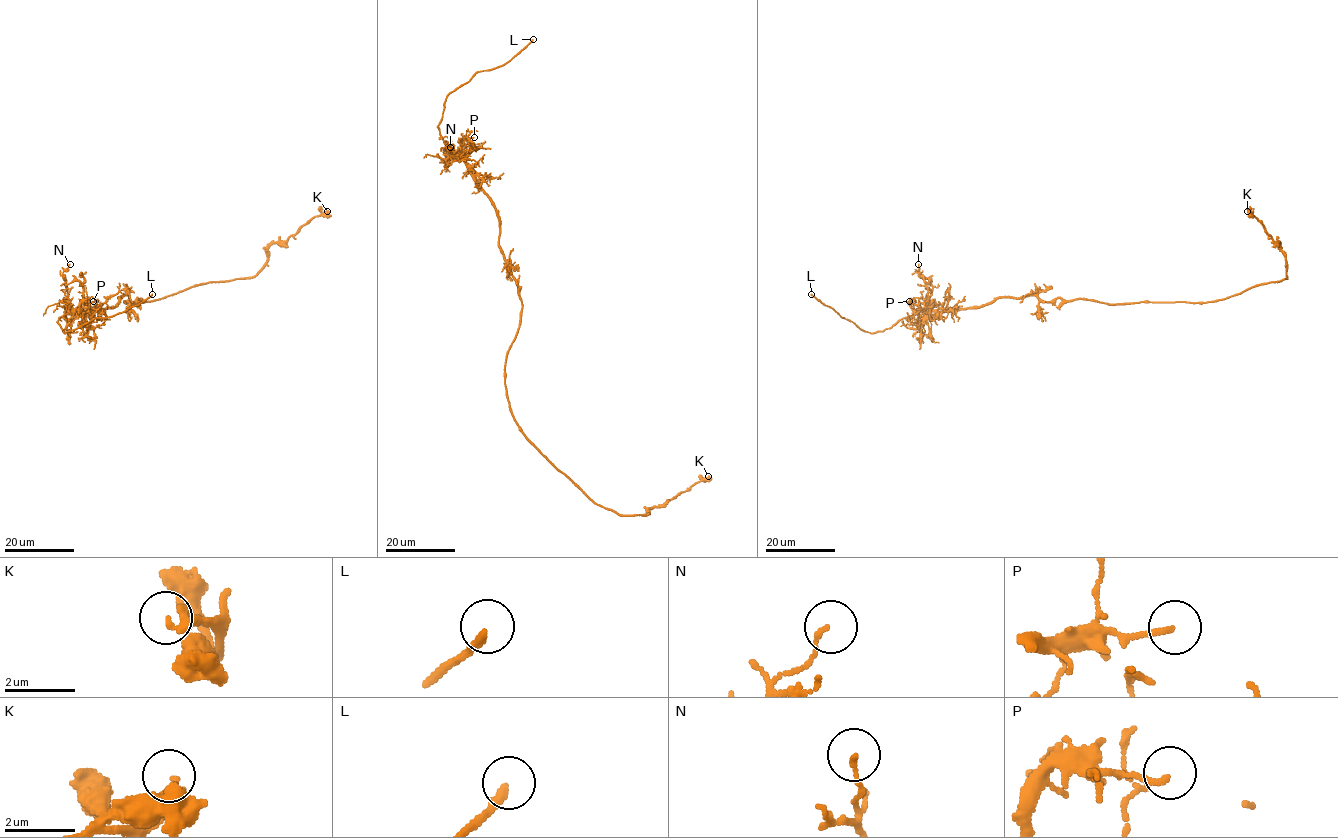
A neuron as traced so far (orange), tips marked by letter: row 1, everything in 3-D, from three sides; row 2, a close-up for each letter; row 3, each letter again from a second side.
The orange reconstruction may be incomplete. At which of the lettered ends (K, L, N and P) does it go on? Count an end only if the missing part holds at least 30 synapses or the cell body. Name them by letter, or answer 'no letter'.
L

